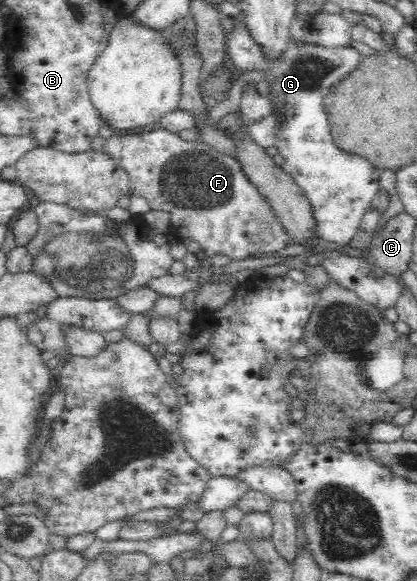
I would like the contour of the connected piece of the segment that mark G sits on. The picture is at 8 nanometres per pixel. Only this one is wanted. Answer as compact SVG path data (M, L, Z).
M236 18L226 37L227 62L231 69L241 73L259 71L269 87L271 115L248 124L248 135L259 146L277 147L285 161L282 169L291 175L310 203L316 236L337 244L348 244L359 231L362 216L371 207L373 196L380 187L382 171L360 155L335 145L323 101L329 87L359 63L361 53L351 45L325 47L303 41L298 36L288 37L283 51L273 58L265 54L263 46L255 42L251 34L245 21Z

